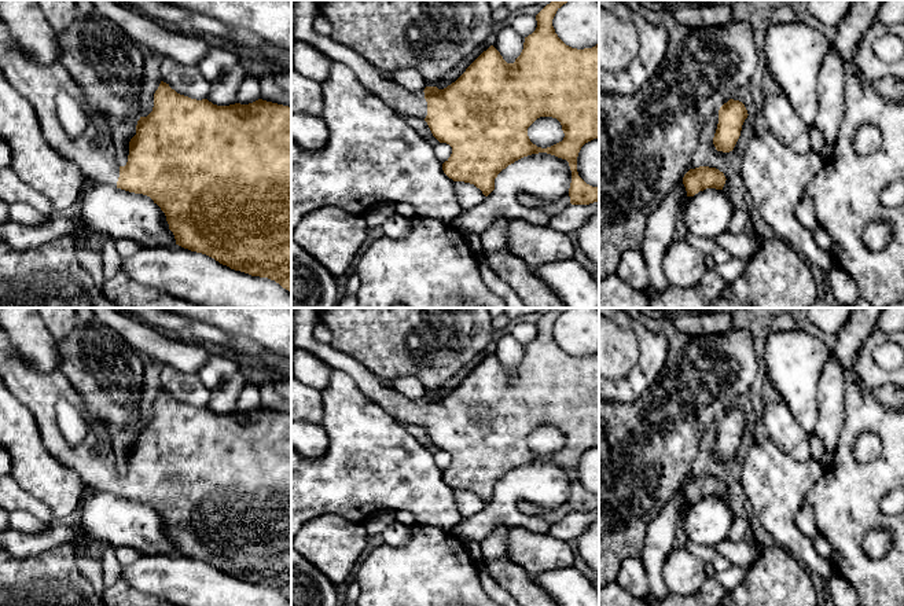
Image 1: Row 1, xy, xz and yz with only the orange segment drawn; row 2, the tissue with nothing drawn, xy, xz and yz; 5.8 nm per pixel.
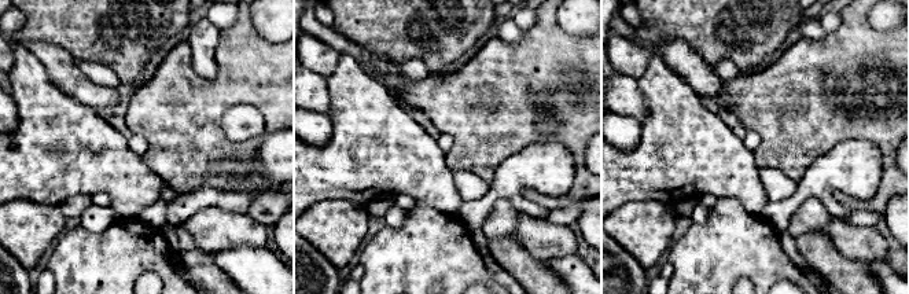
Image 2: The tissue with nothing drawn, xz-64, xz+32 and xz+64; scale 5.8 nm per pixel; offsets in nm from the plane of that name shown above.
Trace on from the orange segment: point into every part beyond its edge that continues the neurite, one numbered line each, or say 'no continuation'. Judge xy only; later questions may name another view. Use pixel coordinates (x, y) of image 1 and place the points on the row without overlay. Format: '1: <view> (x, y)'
1: xy (92, 459)

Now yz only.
no continuation

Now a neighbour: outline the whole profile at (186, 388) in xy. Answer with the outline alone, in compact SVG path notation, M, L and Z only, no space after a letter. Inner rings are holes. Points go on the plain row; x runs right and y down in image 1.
M158 366L155 368L158 385L177 401L191 407L206 407L210 390L202 383L198 374L187 374L172 366Z

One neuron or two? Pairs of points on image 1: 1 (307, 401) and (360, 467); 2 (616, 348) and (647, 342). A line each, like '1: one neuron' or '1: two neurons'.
1: two neurons
2: two neurons

